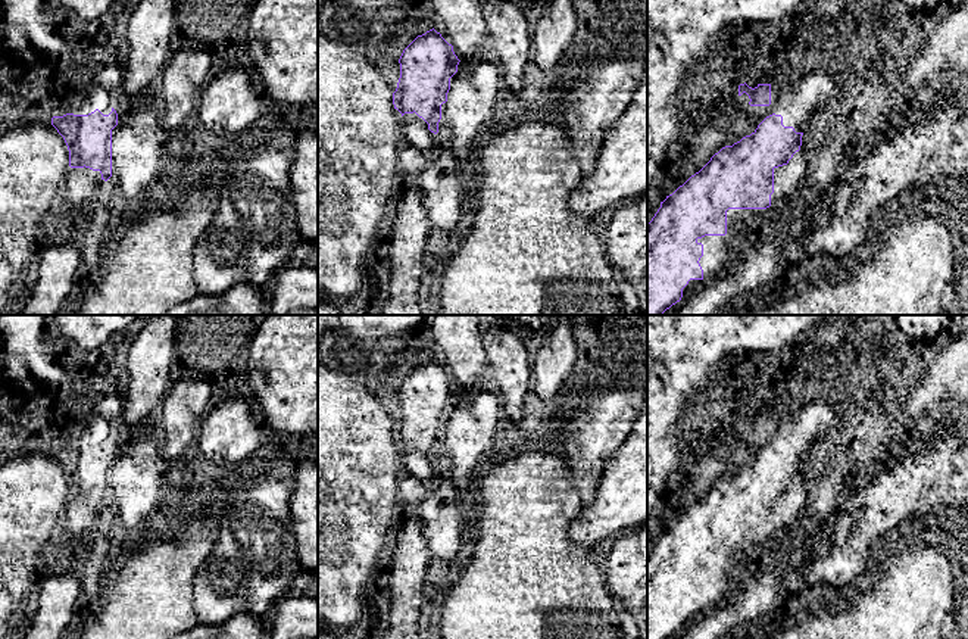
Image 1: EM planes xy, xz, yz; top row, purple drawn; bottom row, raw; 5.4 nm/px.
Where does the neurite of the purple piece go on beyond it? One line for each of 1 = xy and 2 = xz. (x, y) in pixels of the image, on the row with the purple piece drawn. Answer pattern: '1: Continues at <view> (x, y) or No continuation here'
1: Continues at xy (81, 173)
2: Continues at xz (408, 119)

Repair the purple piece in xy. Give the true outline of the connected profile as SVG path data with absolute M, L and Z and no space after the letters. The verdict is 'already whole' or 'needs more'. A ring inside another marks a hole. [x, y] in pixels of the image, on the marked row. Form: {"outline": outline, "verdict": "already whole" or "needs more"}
{"outline": "M113 107L109 115L96 109L88 115L53 116L51 125L68 146L69 177L93 177L96 184L112 177L112 130L118 125Z", "verdict": "needs more"}

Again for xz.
{"outline": "M434 28L418 35L402 53L400 78L393 105L402 113L403 127L421 127L438 133L441 105L447 102L450 78L459 59Z", "verdict": "needs more"}

